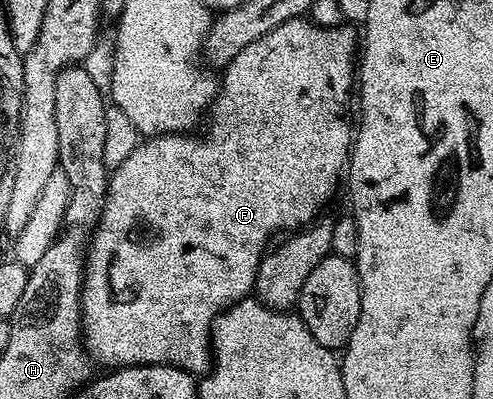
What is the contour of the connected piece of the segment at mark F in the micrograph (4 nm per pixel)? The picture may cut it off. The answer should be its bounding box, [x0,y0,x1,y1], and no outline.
[81,18,359,374]

